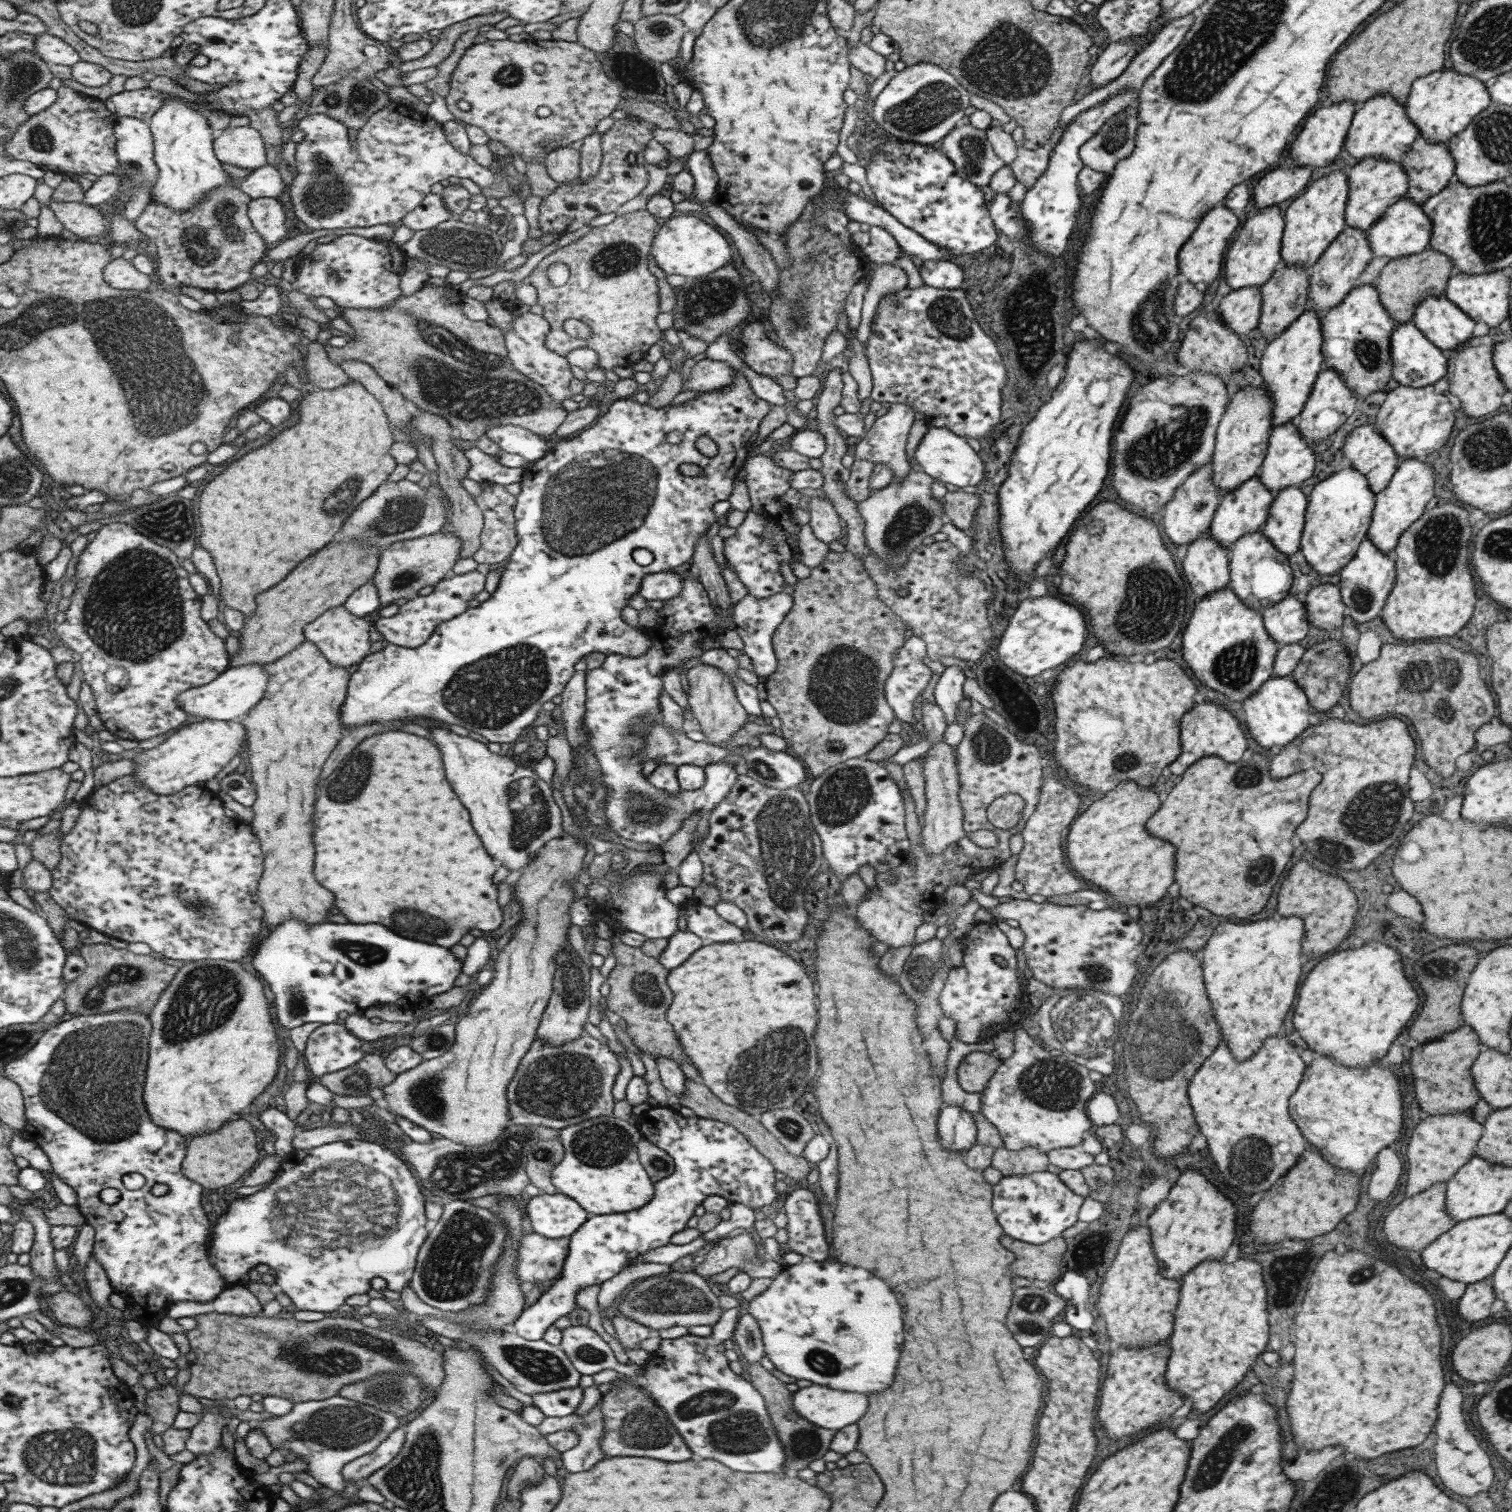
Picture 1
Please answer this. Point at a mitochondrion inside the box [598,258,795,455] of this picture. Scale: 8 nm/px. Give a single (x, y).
(702, 302)

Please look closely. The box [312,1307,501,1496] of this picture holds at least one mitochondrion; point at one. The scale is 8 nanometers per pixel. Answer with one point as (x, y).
(385, 1391)

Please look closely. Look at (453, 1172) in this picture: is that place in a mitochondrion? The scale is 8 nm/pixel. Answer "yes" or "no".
yes

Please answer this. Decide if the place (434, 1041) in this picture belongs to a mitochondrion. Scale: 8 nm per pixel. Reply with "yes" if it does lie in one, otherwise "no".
yes

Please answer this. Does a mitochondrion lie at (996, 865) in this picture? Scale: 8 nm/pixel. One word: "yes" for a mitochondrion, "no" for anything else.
no

